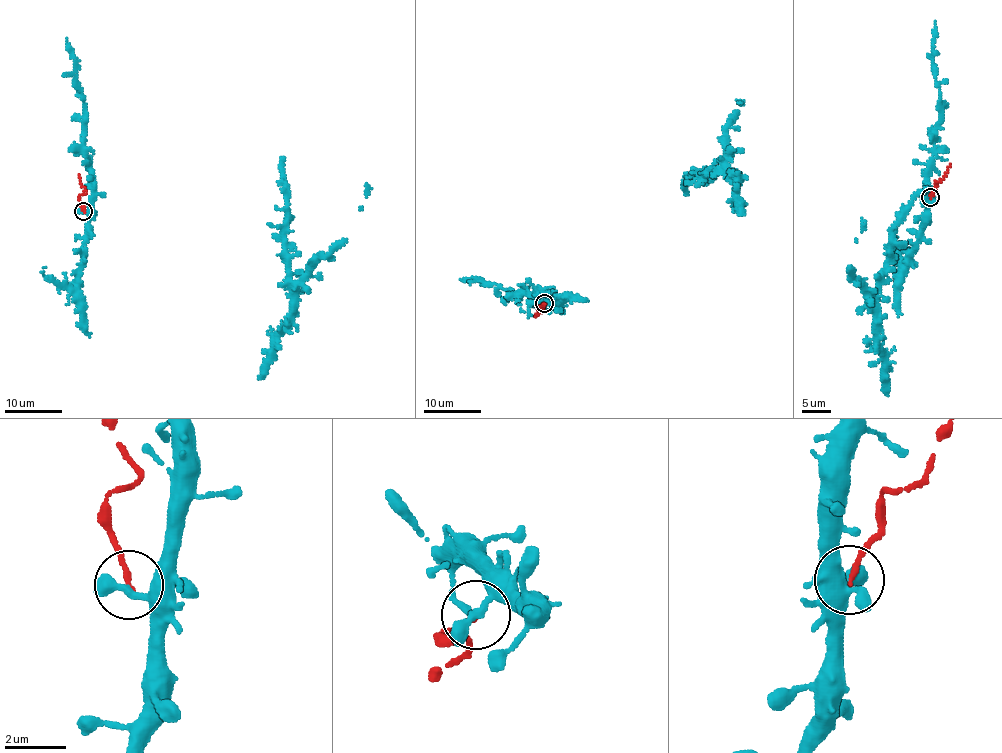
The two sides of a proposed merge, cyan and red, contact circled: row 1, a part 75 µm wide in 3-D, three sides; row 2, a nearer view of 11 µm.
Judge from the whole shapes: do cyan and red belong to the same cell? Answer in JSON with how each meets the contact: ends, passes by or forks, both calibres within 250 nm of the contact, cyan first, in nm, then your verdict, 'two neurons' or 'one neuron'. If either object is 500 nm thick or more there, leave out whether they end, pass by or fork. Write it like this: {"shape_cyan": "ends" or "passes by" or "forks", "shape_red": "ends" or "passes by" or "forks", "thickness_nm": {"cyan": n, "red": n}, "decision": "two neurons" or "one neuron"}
{"shape_cyan": "ends", "shape_red": "ends", "thickness_nm": {"cyan": 420, "red": 170}, "decision": "two neurons"}

